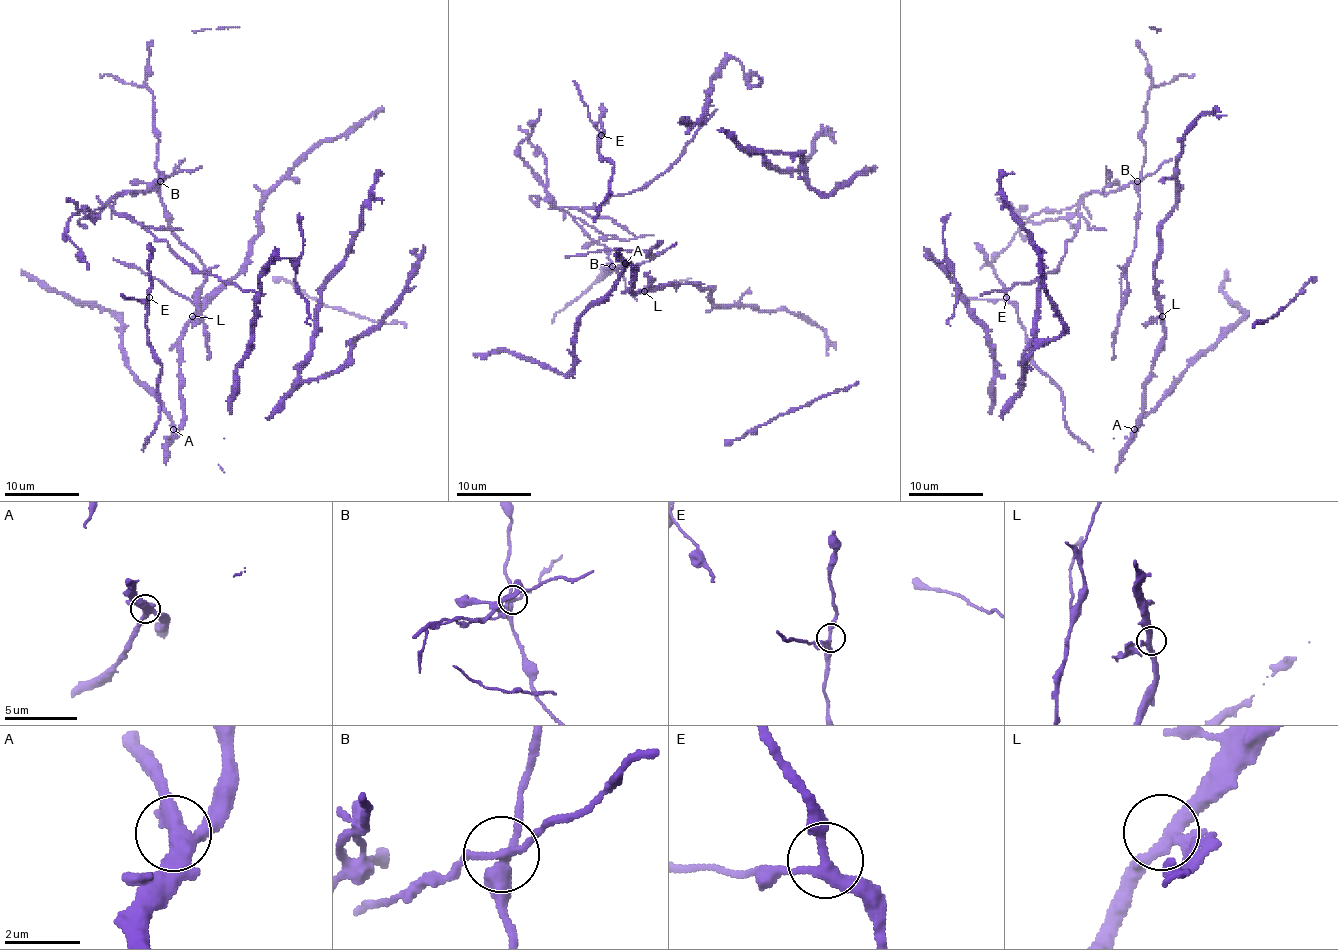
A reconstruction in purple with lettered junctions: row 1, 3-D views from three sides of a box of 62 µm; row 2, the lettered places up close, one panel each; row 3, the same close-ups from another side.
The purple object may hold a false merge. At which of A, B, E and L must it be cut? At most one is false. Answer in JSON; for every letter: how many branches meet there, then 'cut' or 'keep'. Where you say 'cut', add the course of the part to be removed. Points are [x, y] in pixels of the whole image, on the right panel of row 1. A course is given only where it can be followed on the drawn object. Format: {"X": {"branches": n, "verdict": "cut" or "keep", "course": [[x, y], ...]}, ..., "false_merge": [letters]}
{"A": {"branches": 4, "verdict": "keep"}, "B": {"branches": 4, "verdict": "cut", "course": [[1138, 181], [1089, 192], [1080, 205], [1080, 228], [1067, 241], [1059, 265], [1031, 282], [980, 294]]}, "E": {"branches": 3, "verdict": "keep"}, "L": {"branches": 3, "verdict": "keep"}, "false_merge": ["B"]}

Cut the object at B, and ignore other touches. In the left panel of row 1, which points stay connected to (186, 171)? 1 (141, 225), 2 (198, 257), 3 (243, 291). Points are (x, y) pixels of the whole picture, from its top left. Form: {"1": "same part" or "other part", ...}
{"1": "same part", "2": "other part", "3": "same part"}

